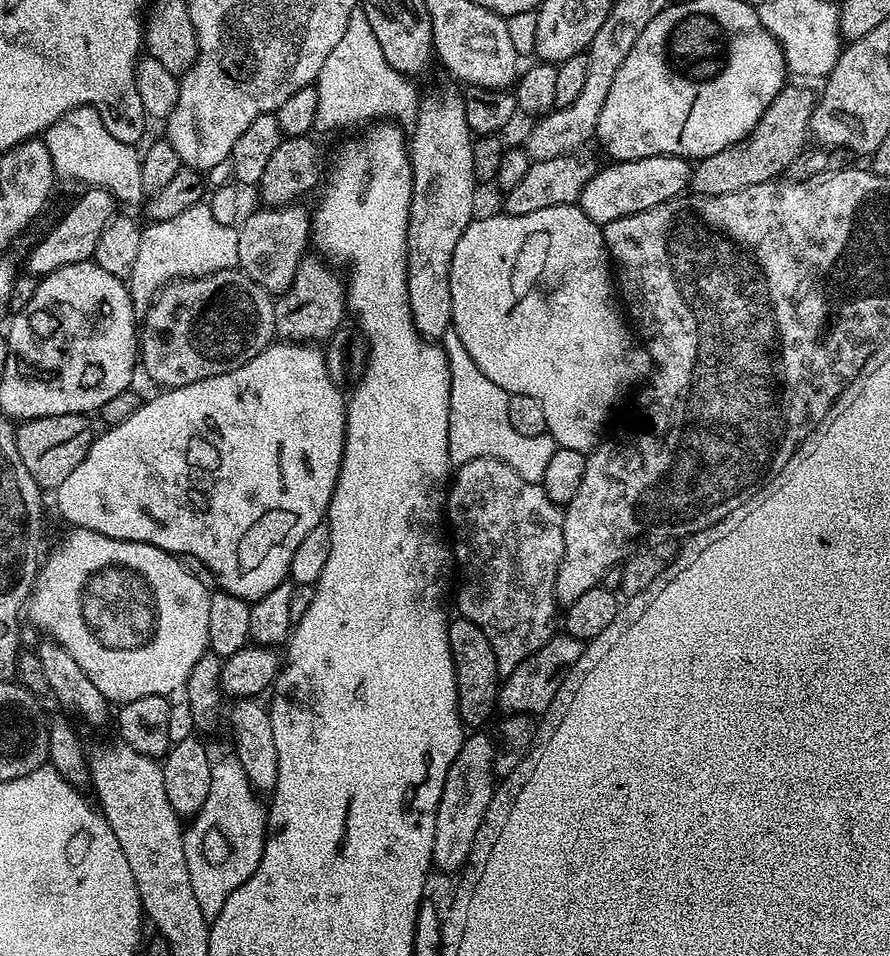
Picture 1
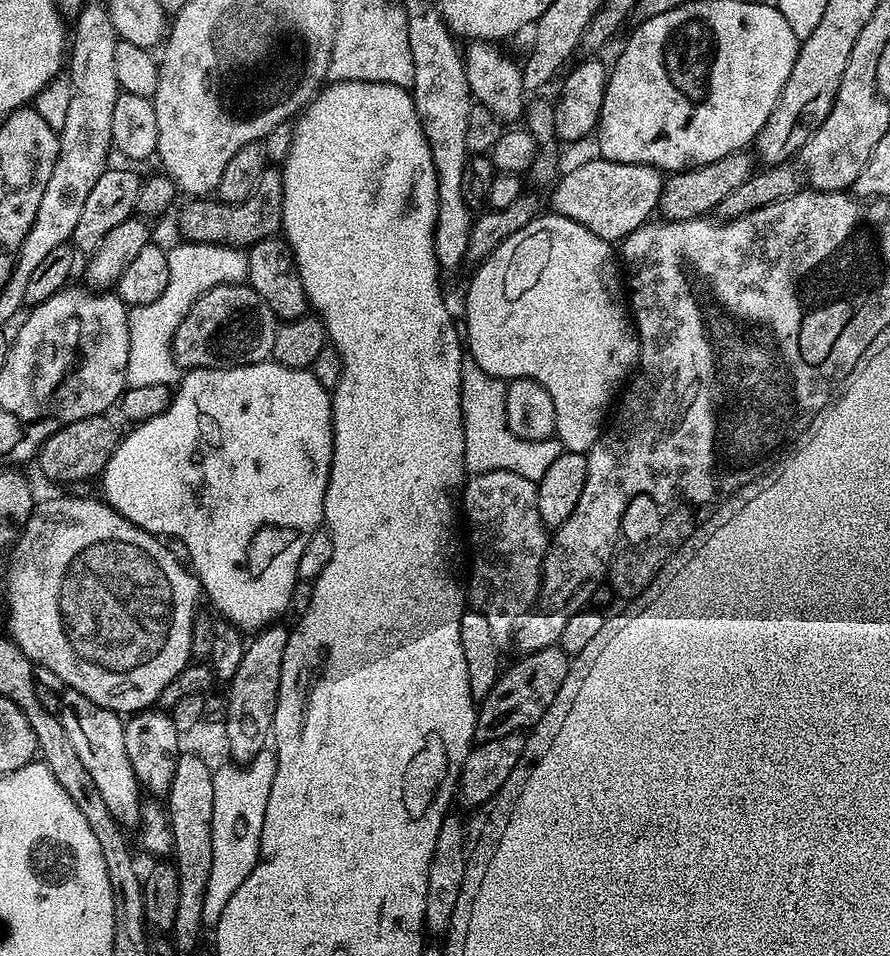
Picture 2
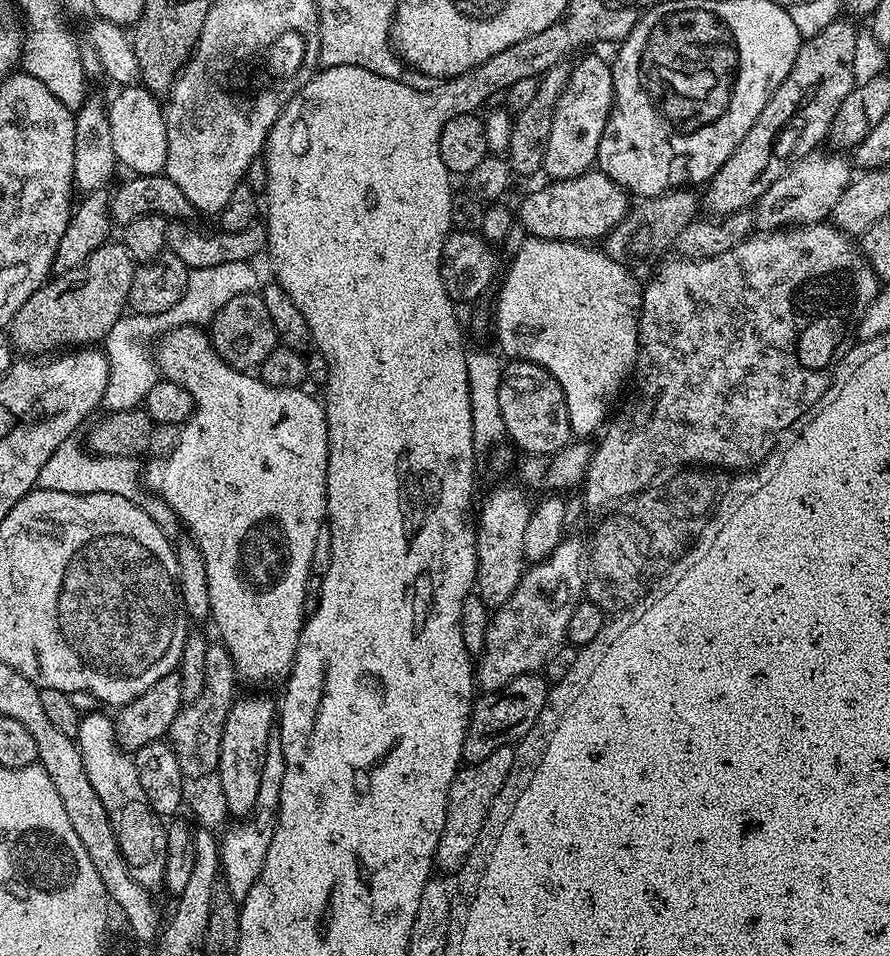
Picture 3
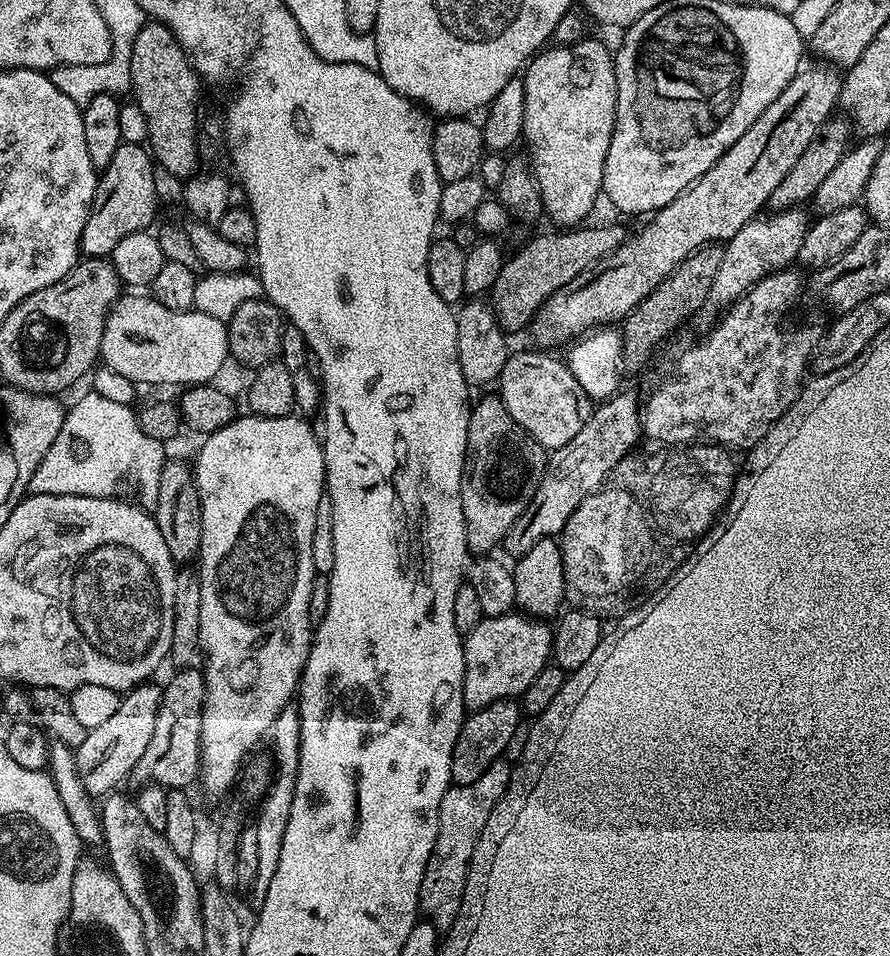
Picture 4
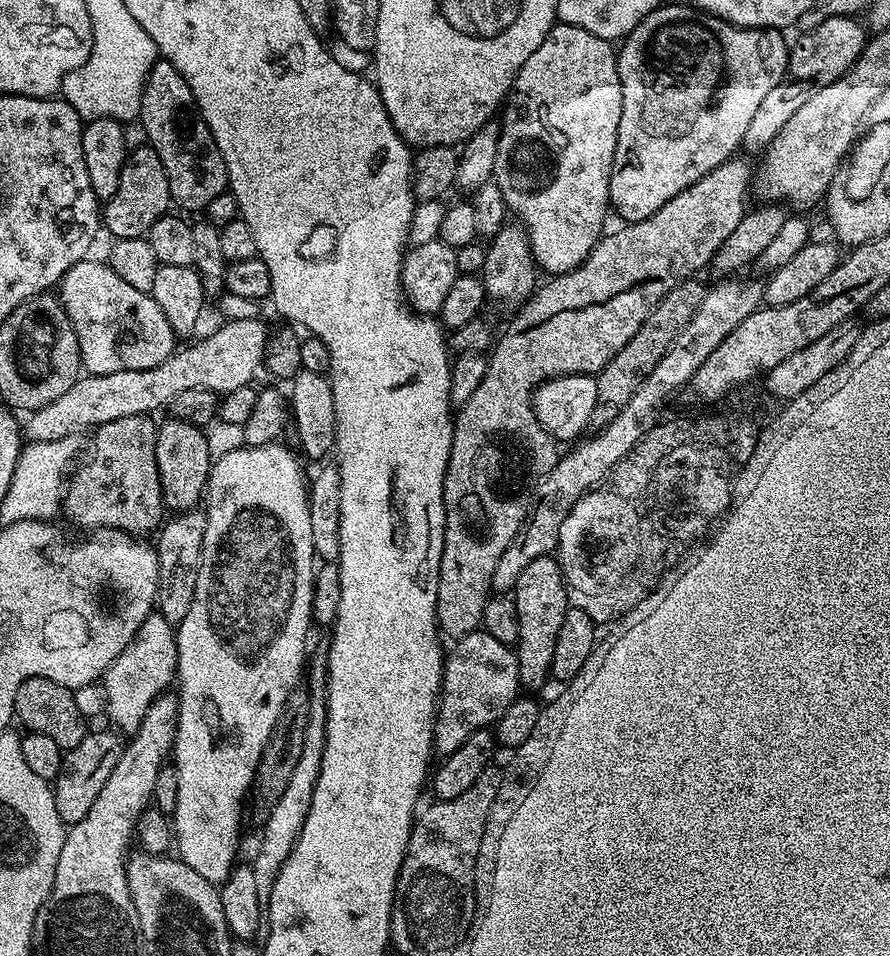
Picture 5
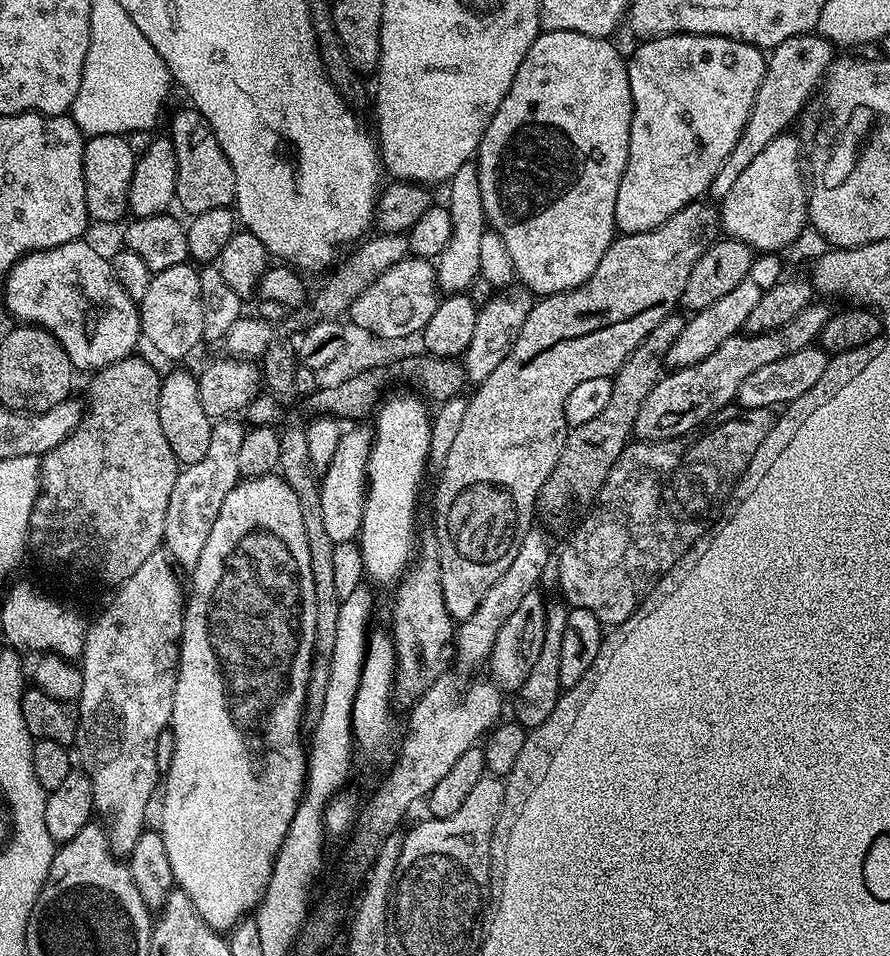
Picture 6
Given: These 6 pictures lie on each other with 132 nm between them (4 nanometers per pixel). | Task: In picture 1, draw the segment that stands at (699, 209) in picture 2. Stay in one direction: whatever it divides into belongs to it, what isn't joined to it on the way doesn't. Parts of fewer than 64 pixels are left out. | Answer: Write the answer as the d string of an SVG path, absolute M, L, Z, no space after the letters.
M792 83L780 89L774 102L770 102L754 130L750 130L744 140L734 142L734 146L726 146L726 150L718 150L718 154L695 161L690 181L691 191L695 195L734 194L734 190L746 190L787 173L790 162L794 162L794 158L798 158L798 154L805 151L809 143L808 127L818 99L815 91L812 93L800 85L803 83Z

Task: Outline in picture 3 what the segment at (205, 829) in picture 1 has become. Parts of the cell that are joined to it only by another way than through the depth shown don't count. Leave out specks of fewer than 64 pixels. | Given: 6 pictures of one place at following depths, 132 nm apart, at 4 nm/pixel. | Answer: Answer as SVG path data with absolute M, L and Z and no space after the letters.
M274 734L268 740L268 757L264 760L262 770L262 786L258 794L256 809L252 815L241 819L228 833L220 845L220 870L222 879L230 890L230 894L238 902L243 901L245 894L254 886L254 882L262 874L262 862L266 862L266 850L270 846L272 825L274 823L273 810L280 805L280 791L282 790L282 774L284 773L284 759L279 735Z

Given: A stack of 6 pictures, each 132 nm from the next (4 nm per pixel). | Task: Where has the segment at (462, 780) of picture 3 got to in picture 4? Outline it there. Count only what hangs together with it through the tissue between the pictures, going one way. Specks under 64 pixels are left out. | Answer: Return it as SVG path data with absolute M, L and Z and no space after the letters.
M504 758L495 760L486 770L486 774L482 774L482 778L476 779L470 786L457 784L449 787L447 794L442 798L438 814L438 838L434 842L430 862L426 862L426 874L422 874L419 907L438 930L451 929L458 914L464 898L465 876L468 873L469 860L474 854L474 846L480 840L494 806L507 790L512 777L513 765L507 764L506 761Z

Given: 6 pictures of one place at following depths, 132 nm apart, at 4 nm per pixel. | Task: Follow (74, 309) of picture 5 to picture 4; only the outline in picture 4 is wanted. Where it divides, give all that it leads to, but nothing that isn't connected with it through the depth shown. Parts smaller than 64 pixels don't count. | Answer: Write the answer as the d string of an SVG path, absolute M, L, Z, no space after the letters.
M124 294L108 311L102 330L100 360L103 367L114 370L137 386L143 386L147 380L153 380L156 384L180 384L179 386L207 384L217 379L215 376L226 361L226 324L218 318L210 318L210 314L195 310L175 312L148 294Z

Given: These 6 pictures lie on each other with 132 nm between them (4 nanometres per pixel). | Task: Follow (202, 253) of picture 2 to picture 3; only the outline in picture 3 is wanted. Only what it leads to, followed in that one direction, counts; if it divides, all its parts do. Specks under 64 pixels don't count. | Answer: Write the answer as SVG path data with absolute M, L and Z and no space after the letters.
M222 262L222 266L202 266L189 271L186 290L170 310L153 316L125 314L110 326L107 336L102 341L104 357L108 359L108 381L104 391L103 407L108 412L121 412L141 407L158 379L155 359L150 355L153 341L164 335L171 328L181 328L187 324L207 325L226 306L226 302L238 298L247 292L256 292L261 287L262 279L252 269L249 262Z

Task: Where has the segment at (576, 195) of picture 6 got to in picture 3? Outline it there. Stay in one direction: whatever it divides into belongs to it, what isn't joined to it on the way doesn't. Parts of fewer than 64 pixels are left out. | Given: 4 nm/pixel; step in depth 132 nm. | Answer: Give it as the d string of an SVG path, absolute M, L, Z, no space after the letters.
M588 56L585 60L577 59L572 64L572 73L566 90L554 110L554 126L550 126L550 142L546 146L546 158L543 171L549 172L552 180L569 180L589 171L596 164L598 142L606 130L608 115L612 113L612 66L600 56Z

